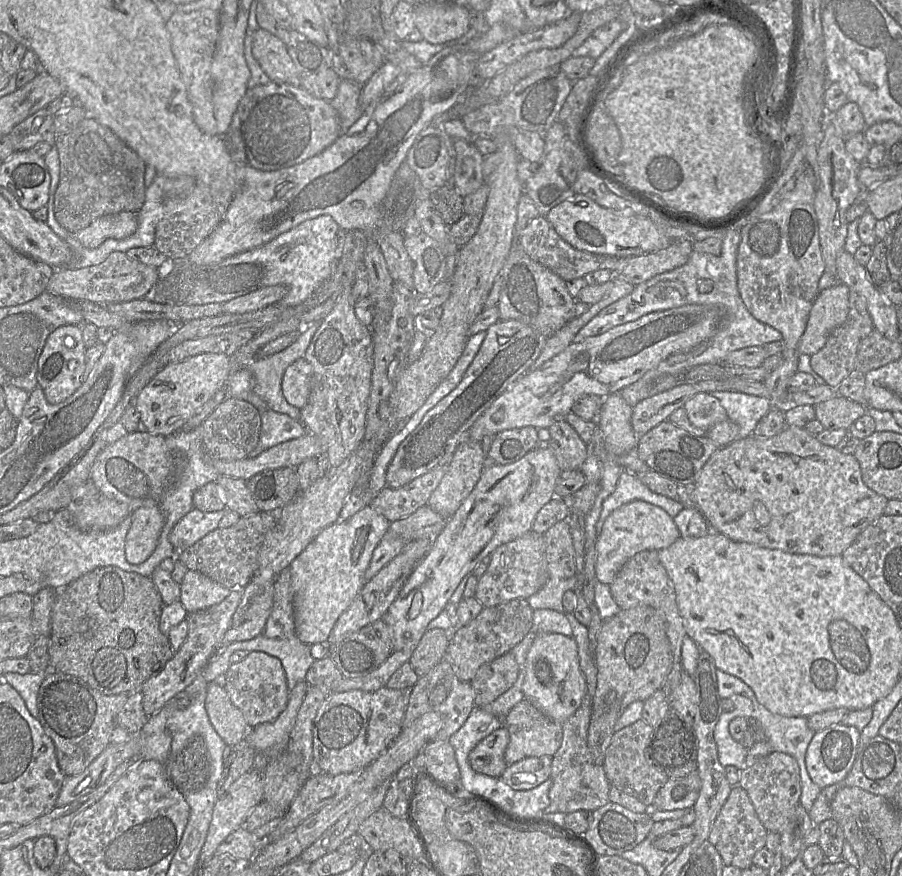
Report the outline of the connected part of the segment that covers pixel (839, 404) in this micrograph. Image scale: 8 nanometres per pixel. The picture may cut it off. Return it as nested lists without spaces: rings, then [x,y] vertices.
[[[839,394],[814,406],[815,417],[825,429],[847,429],[866,414],[867,406]]]

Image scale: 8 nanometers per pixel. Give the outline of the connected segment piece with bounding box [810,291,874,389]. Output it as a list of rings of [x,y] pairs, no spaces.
[[[855,291],[849,293],[849,311],[845,322],[828,337],[826,344],[810,356],[810,366],[825,383],[836,389],[842,380],[855,370],[855,360],[860,342],[874,330],[866,300]]]

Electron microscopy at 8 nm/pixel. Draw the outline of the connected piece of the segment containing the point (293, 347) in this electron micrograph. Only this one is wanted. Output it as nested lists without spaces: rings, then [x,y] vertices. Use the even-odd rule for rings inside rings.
[[[316,321],[303,327],[289,347],[271,356],[255,357],[248,365],[255,380],[254,392],[265,401],[267,408],[299,421],[300,409],[286,401],[282,392],[282,379],[292,363],[304,358],[318,325],[319,321]]]

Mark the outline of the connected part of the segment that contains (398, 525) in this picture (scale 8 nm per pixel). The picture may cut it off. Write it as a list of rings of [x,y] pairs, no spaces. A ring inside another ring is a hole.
[[[425,505],[408,517],[390,523],[388,532],[406,543],[421,539],[434,540],[444,529],[447,522],[447,519]]]

